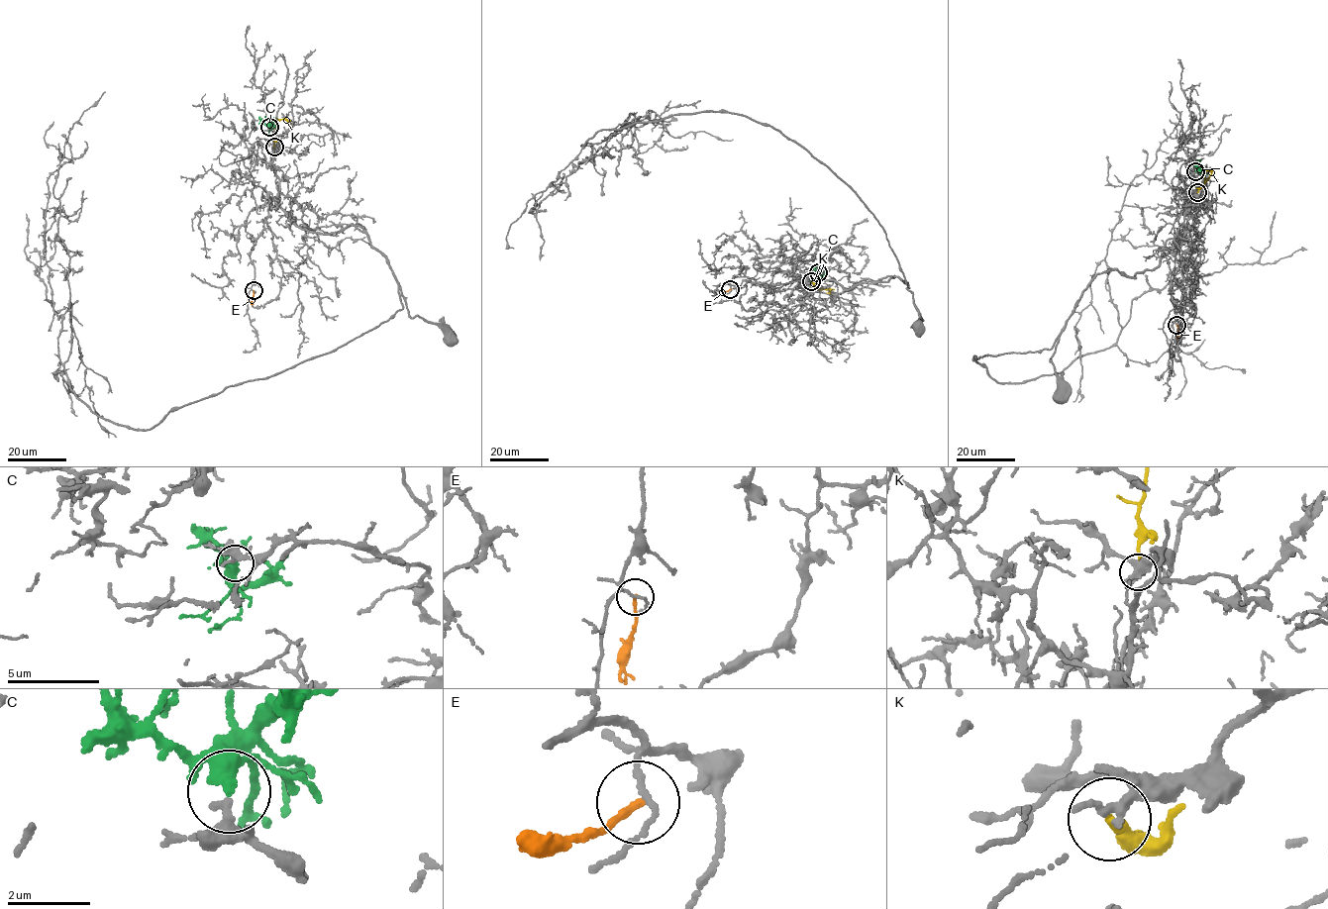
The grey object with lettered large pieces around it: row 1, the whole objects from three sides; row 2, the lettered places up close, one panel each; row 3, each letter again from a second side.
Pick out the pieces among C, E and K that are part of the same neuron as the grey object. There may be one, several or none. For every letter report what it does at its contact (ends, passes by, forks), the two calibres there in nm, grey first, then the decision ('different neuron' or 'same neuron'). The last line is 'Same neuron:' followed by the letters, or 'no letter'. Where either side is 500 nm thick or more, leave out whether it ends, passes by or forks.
C: it ends there; 200 nm thick on the grey side, 400 nm on the other; same neuron
E: it ends there; 120 nm thick on the grey side, 170 nm on the other; different neuron
K: it ends there; 280 nm thick on the grey side, 180 nm on the other; different neuron
Same neuron: C

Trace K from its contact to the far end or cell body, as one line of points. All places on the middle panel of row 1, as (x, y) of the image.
K: (811, 281), (818, 288), (830, 289), (826, 292)

